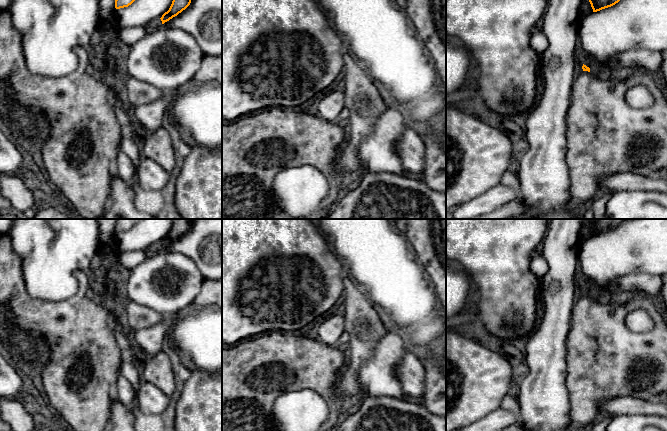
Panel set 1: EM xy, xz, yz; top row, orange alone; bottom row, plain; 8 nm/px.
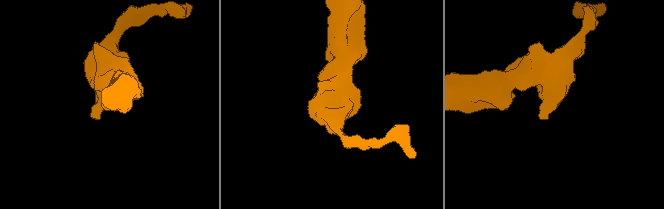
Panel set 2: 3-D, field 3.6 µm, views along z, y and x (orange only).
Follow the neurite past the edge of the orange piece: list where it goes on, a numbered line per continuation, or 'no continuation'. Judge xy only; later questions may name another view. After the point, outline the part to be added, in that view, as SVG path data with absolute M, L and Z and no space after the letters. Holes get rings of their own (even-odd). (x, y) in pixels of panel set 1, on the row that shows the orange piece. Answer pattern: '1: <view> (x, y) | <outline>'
no continuation

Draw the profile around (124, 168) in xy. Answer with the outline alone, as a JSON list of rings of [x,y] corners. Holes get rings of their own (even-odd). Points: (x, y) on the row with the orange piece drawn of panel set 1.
[[[120,151],[114,161],[113,169],[117,175],[124,182],[130,183],[135,175],[135,165],[130,157],[124,152]]]

